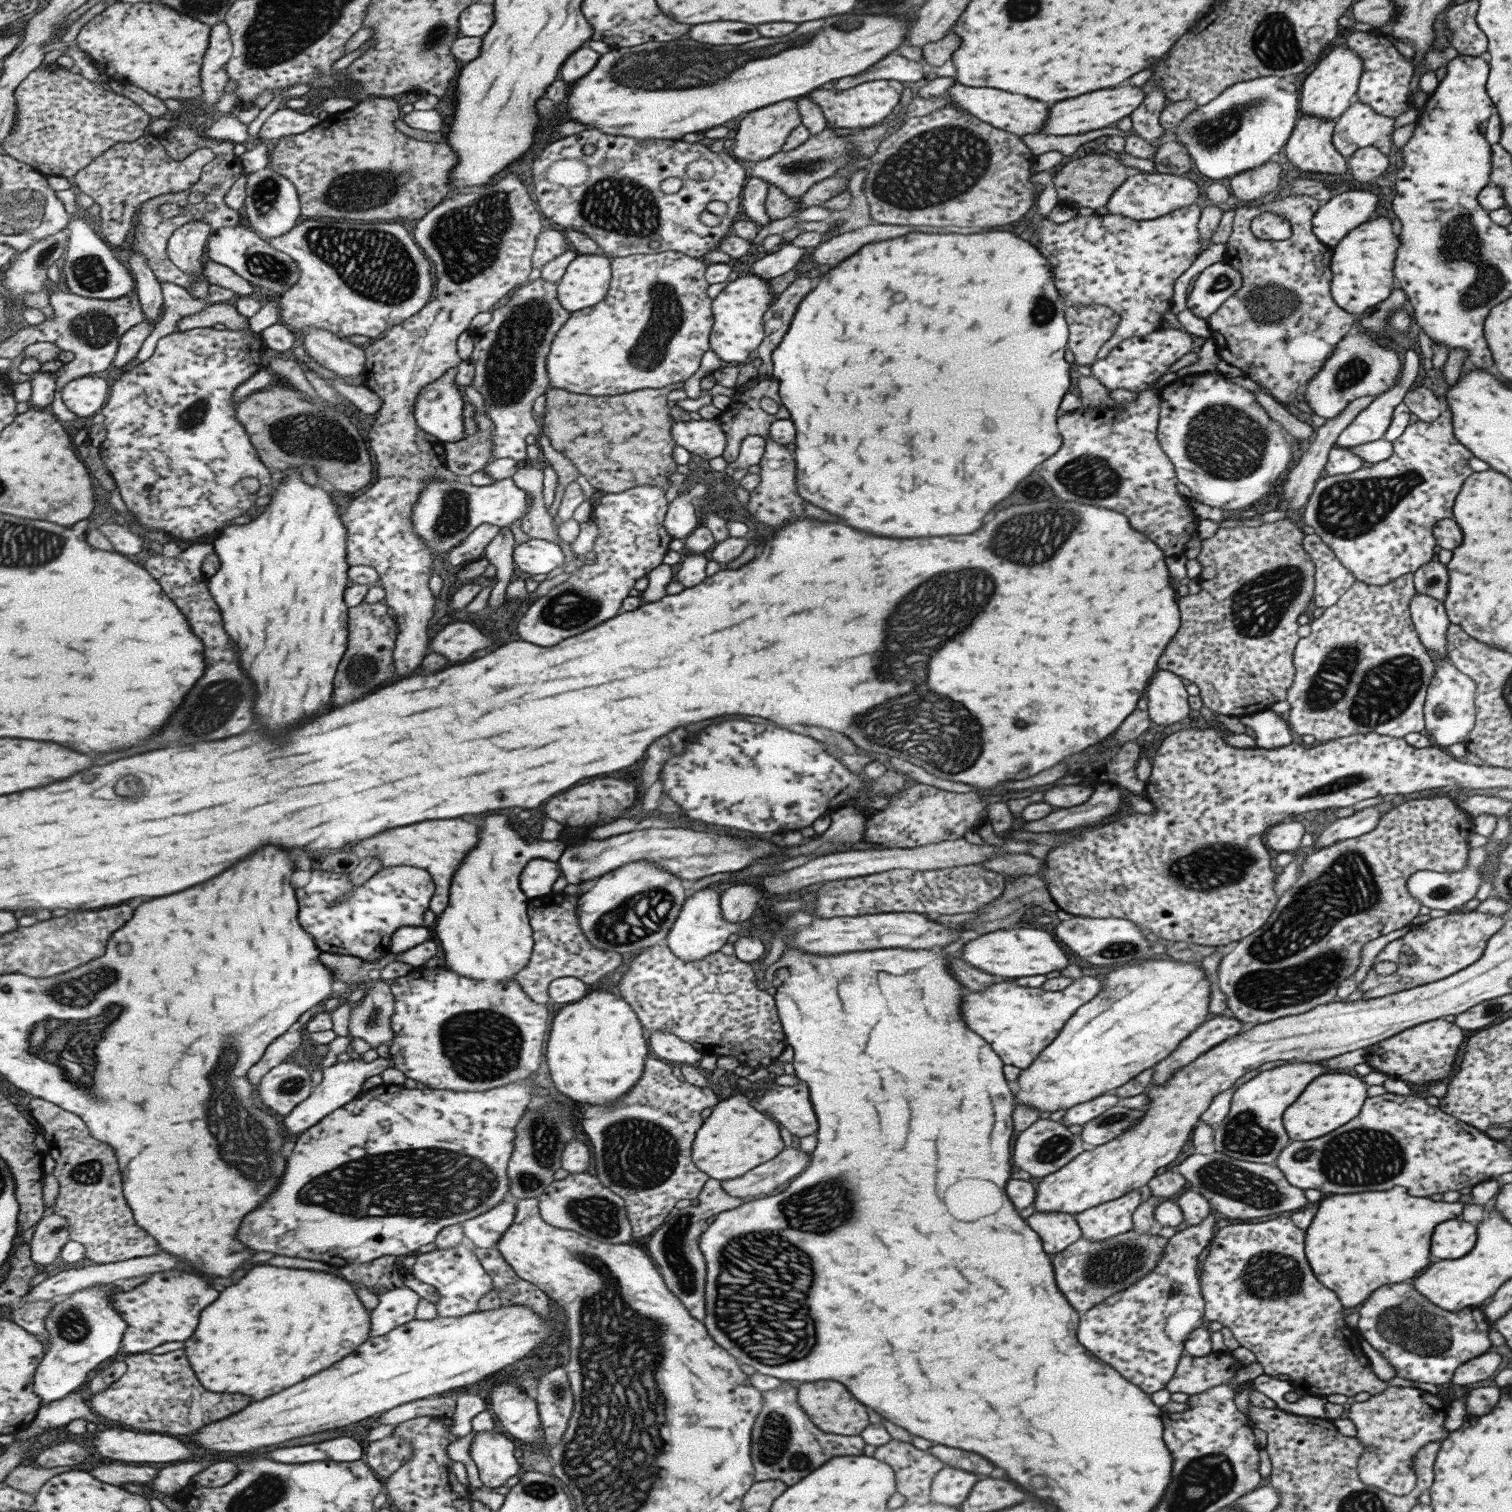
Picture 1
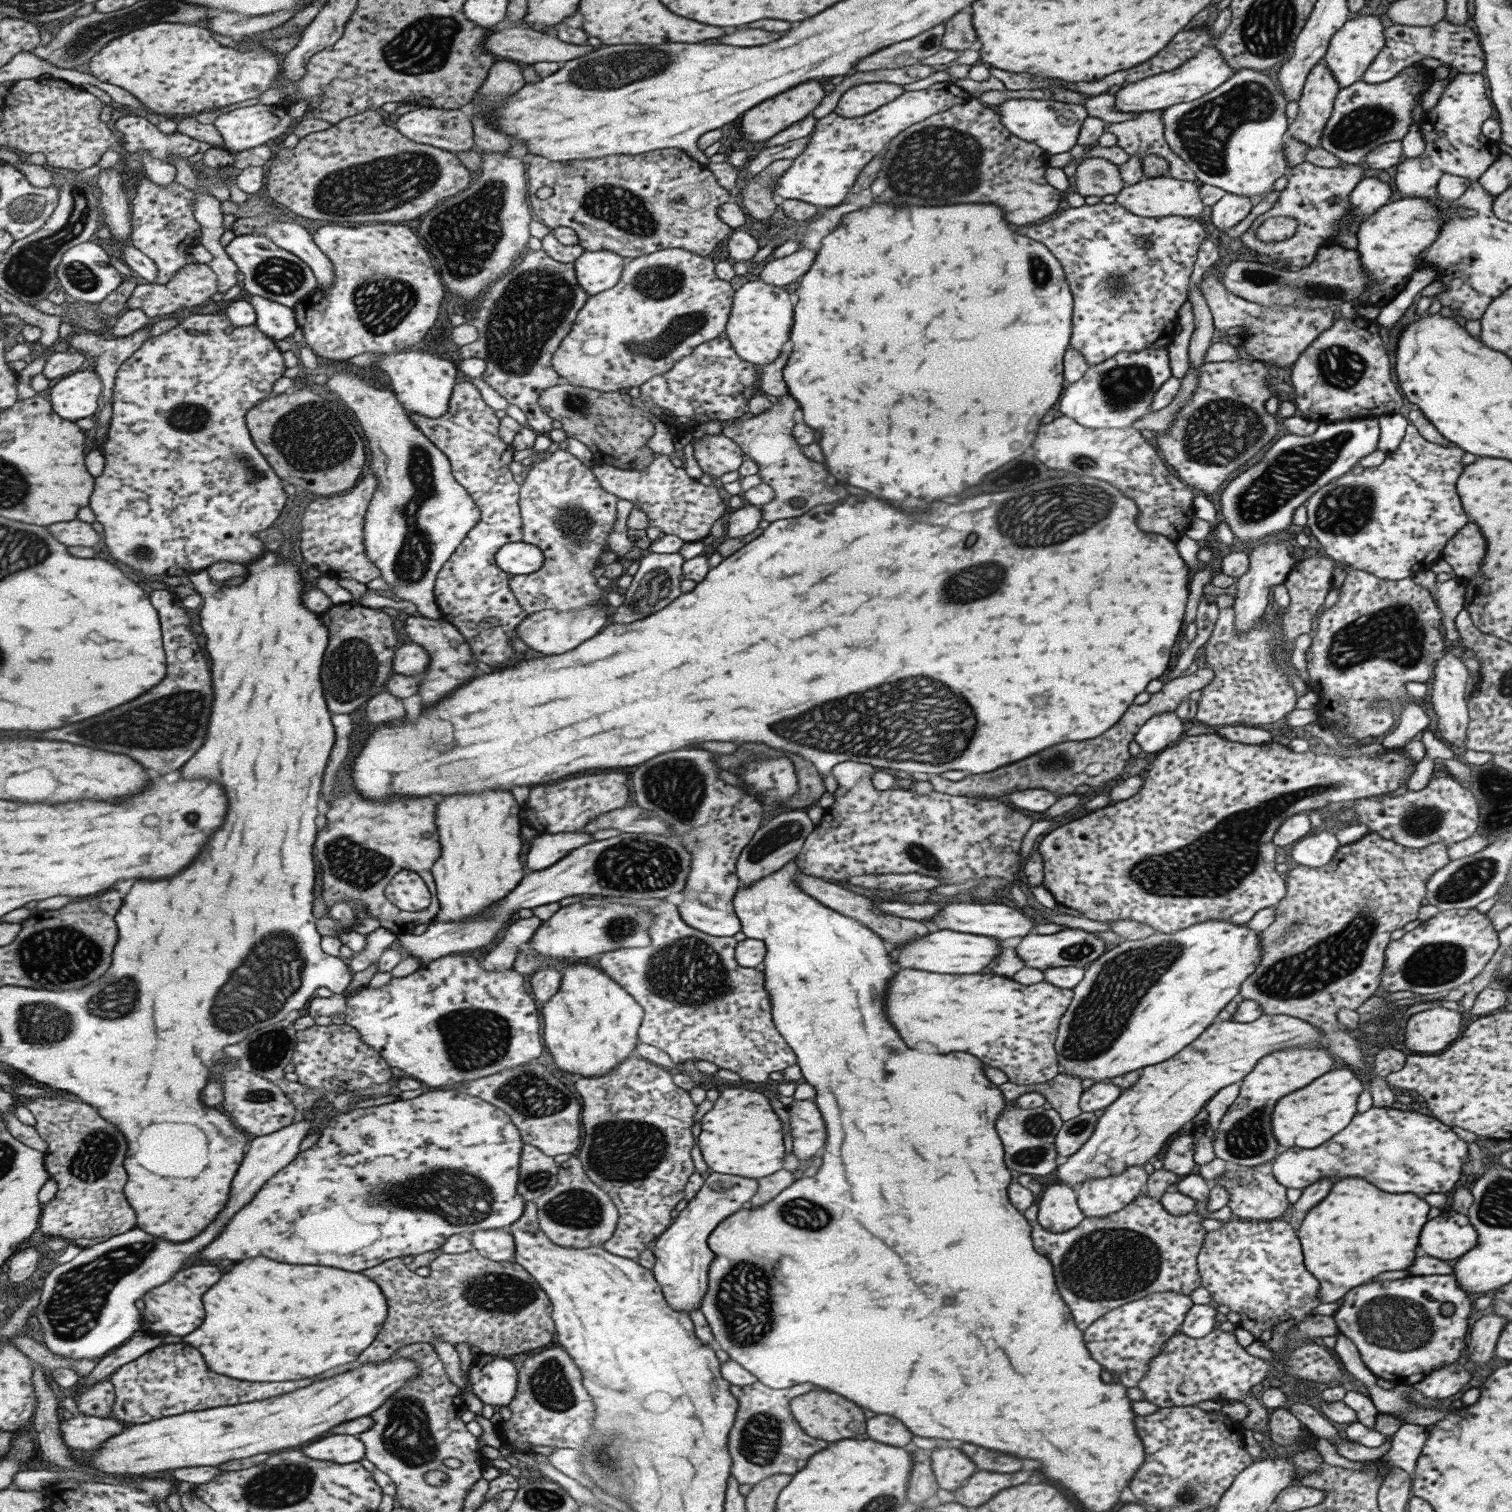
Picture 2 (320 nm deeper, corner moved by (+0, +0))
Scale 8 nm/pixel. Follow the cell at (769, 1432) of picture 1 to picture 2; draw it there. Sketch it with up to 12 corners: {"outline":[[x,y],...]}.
{"outline":[[811,1384],[729,1387],[730,1476],[795,1474],[827,1444],[805,1436],[789,1401]]}

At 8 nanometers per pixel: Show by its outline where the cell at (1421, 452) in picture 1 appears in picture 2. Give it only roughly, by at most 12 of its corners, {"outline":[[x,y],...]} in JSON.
{"outline":[[1410,423],[1375,467],[1304,502],[1325,554],[1429,570],[1469,522],[1465,452]]}

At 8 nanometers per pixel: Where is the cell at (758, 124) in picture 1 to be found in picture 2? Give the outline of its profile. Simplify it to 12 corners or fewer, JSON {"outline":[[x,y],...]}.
{"outline":[[806,80],[747,110],[749,142],[766,141],[796,123],[826,95]]}

